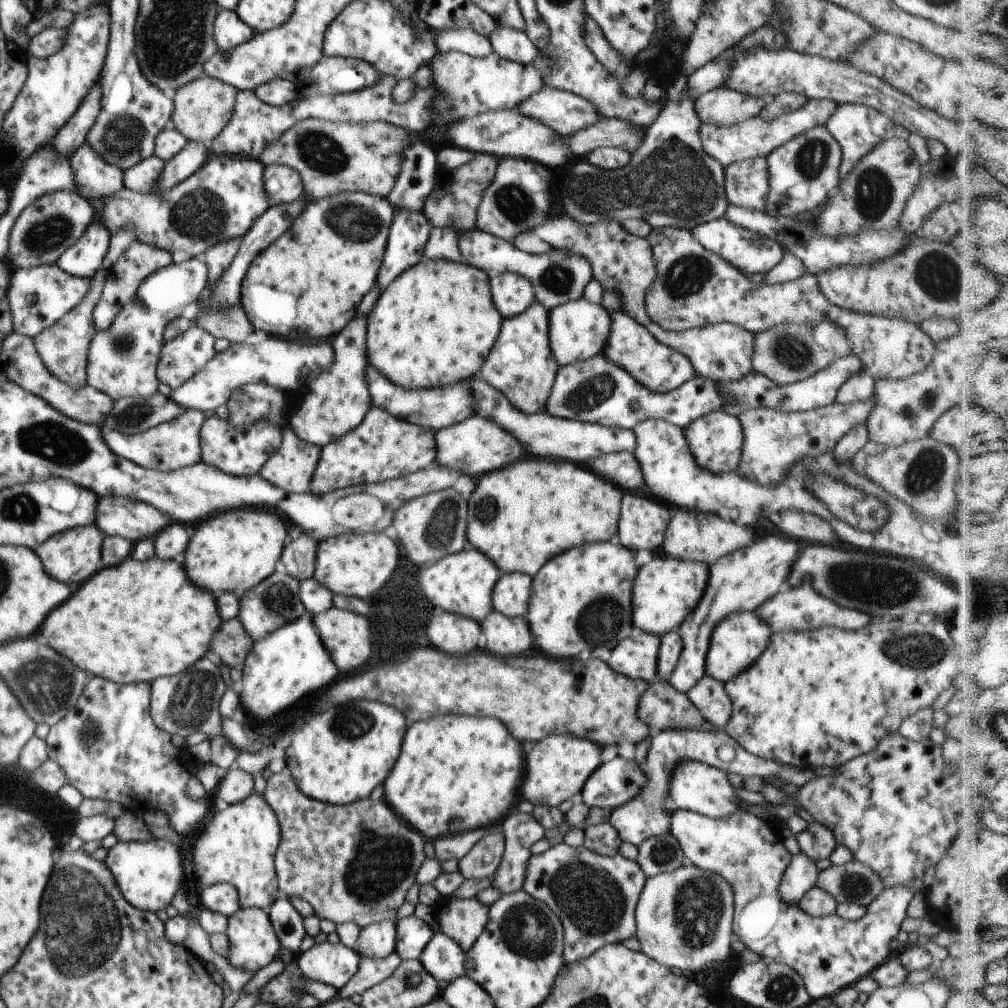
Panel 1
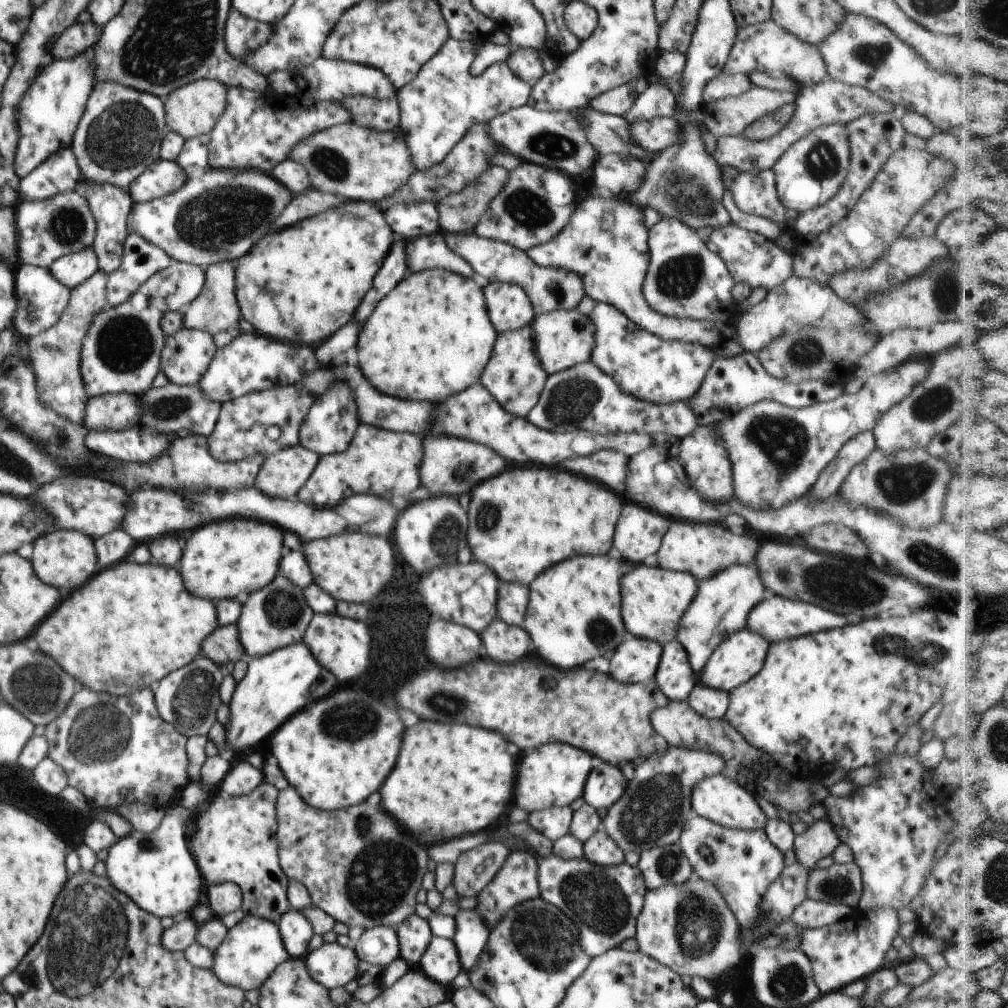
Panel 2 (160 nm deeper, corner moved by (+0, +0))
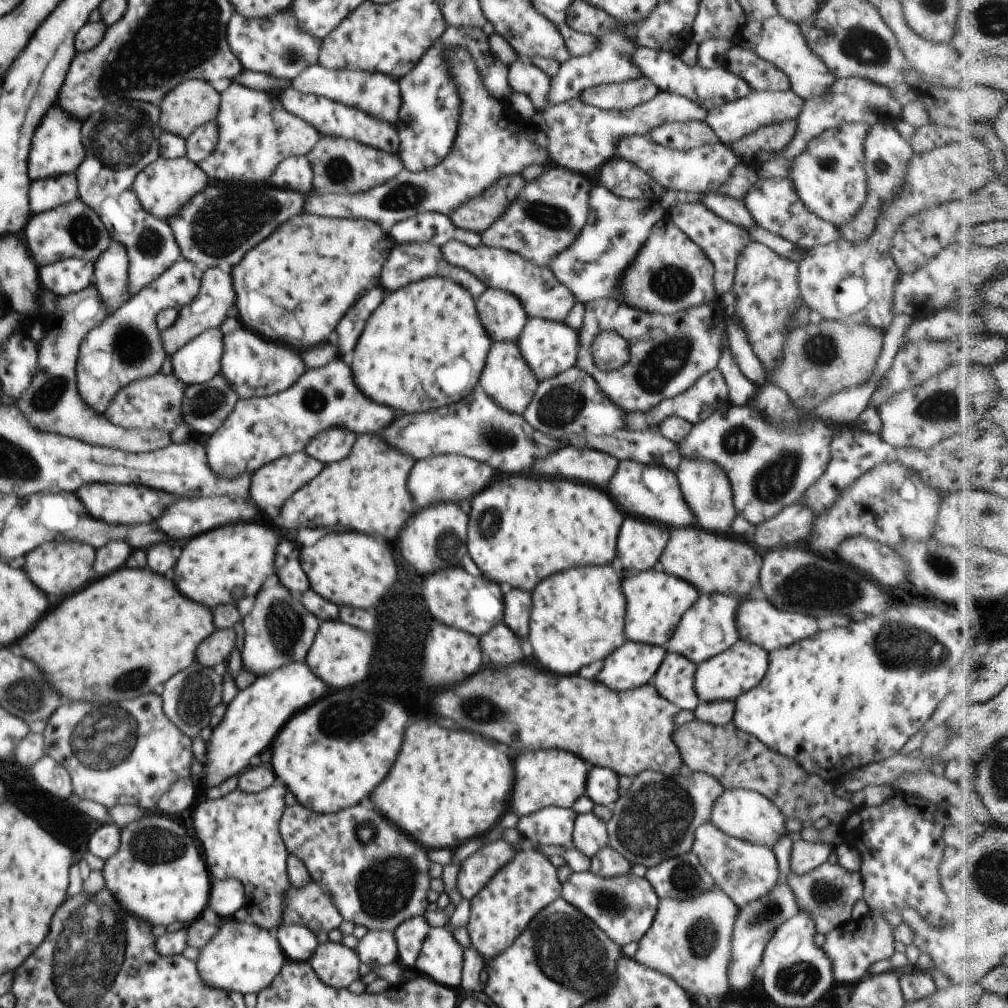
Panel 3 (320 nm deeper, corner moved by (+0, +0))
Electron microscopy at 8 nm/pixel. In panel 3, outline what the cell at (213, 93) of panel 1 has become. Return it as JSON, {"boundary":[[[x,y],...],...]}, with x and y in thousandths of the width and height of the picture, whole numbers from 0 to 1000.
{"boundary":[[[185,78],[169,91],[163,94],[159,100],[158,125],[162,130],[187,137],[190,130],[205,121],[212,120],[219,104],[219,93],[215,91],[206,80],[200,78]]]}

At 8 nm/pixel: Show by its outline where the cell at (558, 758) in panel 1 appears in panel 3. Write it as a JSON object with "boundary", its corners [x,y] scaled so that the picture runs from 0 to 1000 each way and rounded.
{"boundary":[[[558,743],[519,745],[510,758],[510,778],[505,805],[519,811],[536,803],[551,800],[565,802],[581,786],[585,758],[578,752]]]}

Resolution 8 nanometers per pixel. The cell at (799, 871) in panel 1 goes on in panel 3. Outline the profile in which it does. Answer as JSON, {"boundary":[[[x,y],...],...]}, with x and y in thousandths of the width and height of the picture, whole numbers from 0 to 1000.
{"boundary":[[[778,875],[772,876],[761,888],[738,898],[738,901],[732,904],[725,933],[726,956],[724,957],[724,968],[722,968],[725,980],[738,982],[748,974],[748,964],[754,959],[756,945],[762,934],[777,915],[784,913],[793,904],[788,885],[784,878]]]}

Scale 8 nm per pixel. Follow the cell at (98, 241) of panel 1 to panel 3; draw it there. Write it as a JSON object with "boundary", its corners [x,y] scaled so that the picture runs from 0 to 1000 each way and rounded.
{"boundary":[[[74,256],[39,265],[42,284],[58,295],[79,290],[93,282],[93,271],[93,262]]]}

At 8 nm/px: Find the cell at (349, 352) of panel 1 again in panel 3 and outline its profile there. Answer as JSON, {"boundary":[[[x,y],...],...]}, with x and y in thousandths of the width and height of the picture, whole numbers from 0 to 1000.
{"boundary":[[[341,425],[322,427],[314,431],[302,447],[322,461],[337,458],[349,448],[354,434]]]}

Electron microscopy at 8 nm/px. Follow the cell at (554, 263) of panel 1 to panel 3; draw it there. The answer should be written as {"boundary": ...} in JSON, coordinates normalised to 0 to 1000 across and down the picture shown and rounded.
{"boundary":[[[454,238],[443,240],[438,244],[439,257],[445,263],[460,266],[470,272],[483,286],[500,288],[516,296],[520,309],[527,315],[540,315],[551,319],[561,319],[565,308],[572,301],[571,294],[554,280],[552,274],[544,265],[533,264],[518,256],[516,252],[495,245],[484,245],[481,243],[467,246]]]}

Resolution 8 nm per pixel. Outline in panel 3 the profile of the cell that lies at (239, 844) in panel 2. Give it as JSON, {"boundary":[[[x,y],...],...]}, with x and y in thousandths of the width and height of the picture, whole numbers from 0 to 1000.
{"boundary":[[[266,781],[256,788],[238,783],[215,793],[202,792],[193,797],[191,820],[200,848],[212,873],[234,872],[244,881],[244,903],[259,922],[271,925],[281,915],[281,893],[289,879],[285,866],[285,844],[277,824],[284,799],[285,781]]]}

